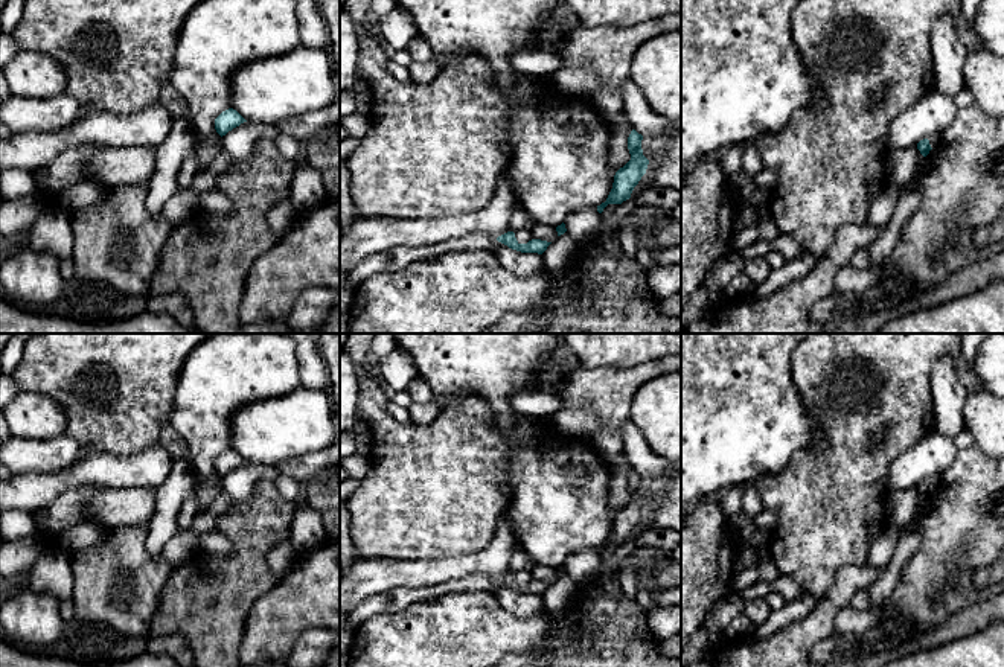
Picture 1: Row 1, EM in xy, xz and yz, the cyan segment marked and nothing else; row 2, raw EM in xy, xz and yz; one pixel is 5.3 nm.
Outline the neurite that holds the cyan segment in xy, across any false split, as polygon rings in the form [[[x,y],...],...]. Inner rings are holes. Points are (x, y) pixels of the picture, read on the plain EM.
[[[229,449],[215,460],[215,471],[222,478],[244,463],[247,461],[236,451]]]

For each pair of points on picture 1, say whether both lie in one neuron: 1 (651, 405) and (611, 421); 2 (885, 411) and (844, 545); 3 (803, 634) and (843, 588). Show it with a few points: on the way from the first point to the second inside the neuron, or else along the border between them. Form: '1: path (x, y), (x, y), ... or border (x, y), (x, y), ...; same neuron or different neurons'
1: border (646, 381), (633, 398), (628, 418); different neurons
2: path (852, 445), (847, 449), (844, 474), (844, 512); same neuron
3: path (814, 623), (835, 599); same neuron

